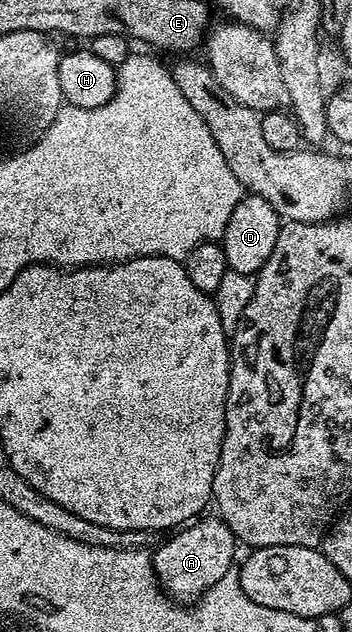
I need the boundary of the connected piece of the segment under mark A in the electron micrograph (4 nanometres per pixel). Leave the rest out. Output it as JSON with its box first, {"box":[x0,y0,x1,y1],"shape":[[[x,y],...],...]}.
{"box":[153,517,237,605],"shape":[[[218,517],[203,518],[196,518],[176,530],[167,537],[172,539],[164,538],[153,551],[153,566],[159,586],[179,605],[191,605],[202,599],[203,594],[217,585],[217,581],[221,581],[221,577],[225,577],[225,573],[232,570],[236,562],[237,540],[229,525],[225,525]]]}

